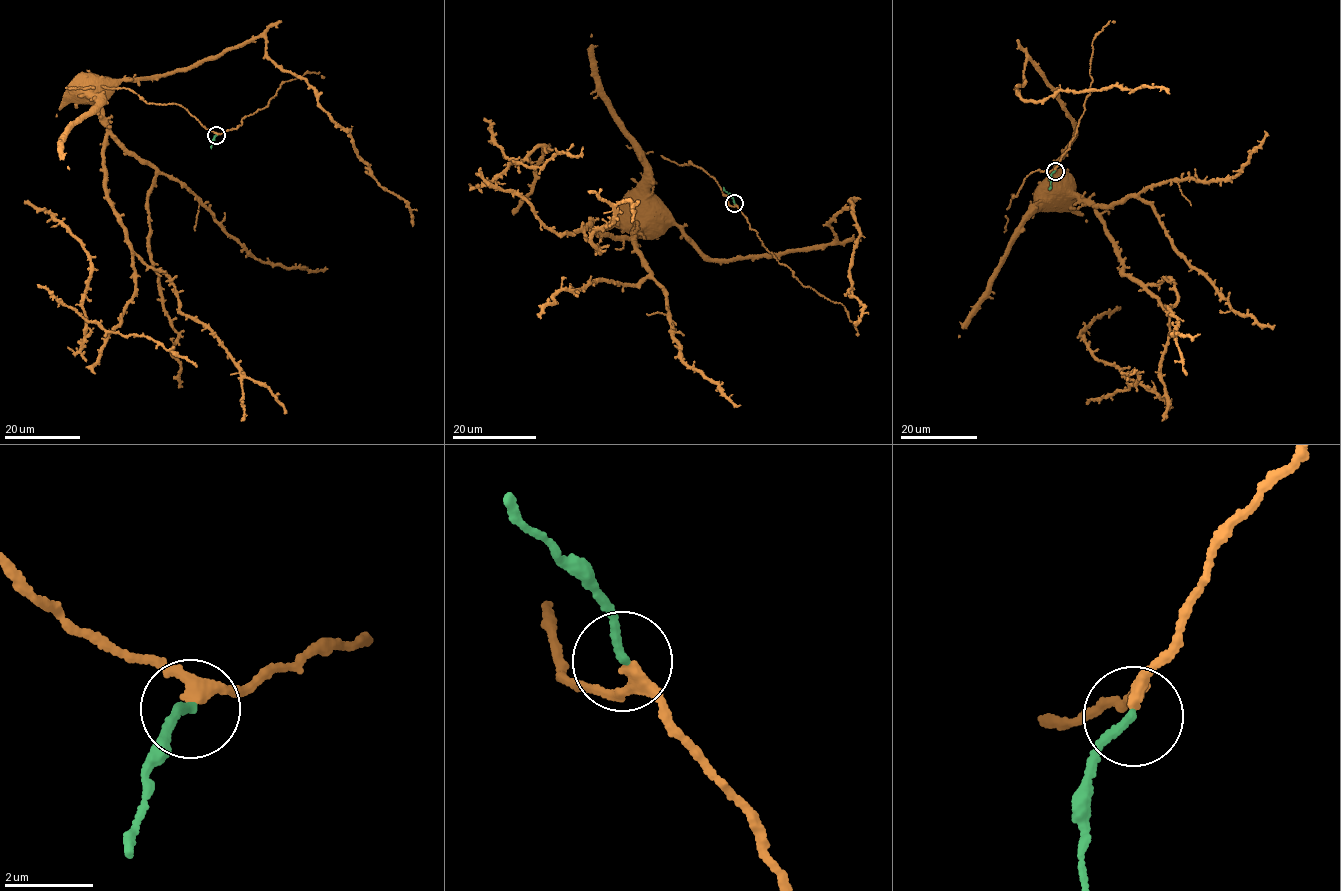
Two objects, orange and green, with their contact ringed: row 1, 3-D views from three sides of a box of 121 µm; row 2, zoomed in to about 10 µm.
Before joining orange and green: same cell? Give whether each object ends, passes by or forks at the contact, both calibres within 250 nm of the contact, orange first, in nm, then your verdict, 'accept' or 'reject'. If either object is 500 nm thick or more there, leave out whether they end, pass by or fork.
orange passes by; green ends; calibres 240 and 190 nm; reject

